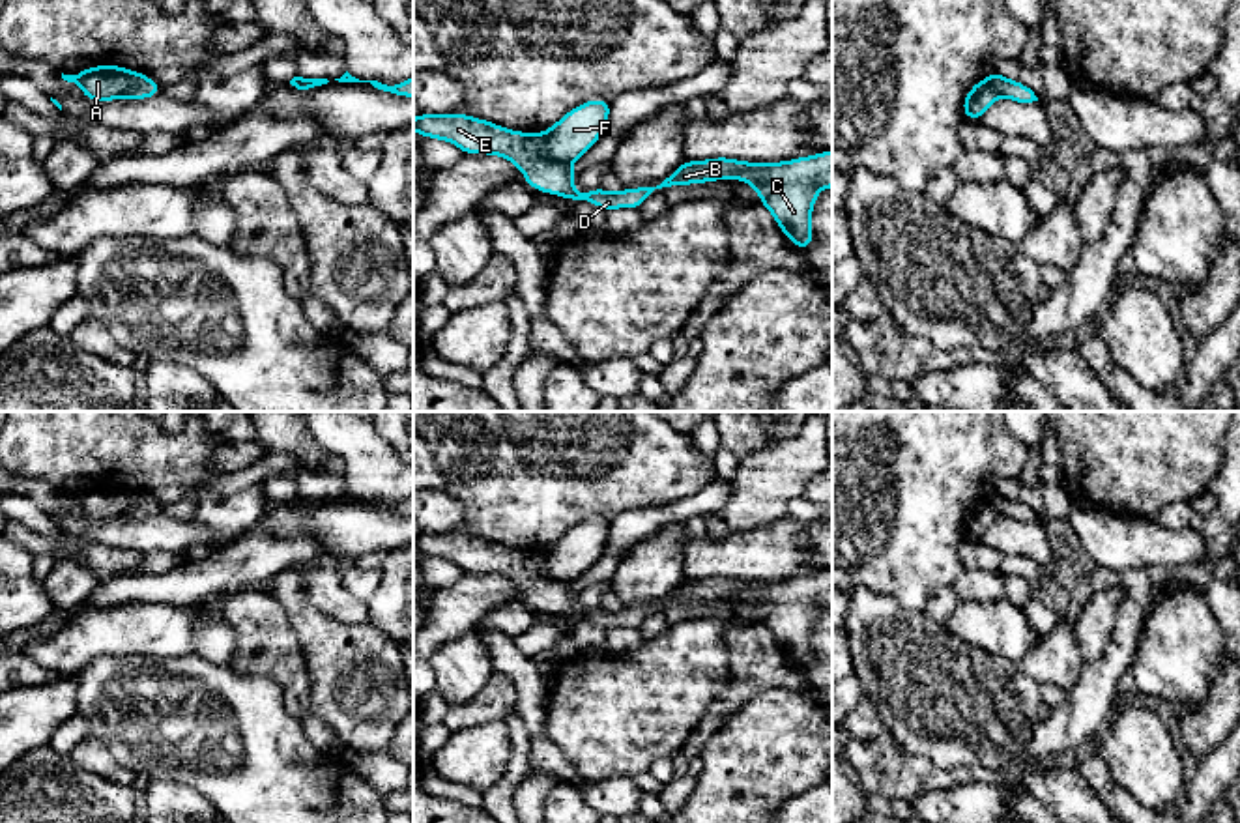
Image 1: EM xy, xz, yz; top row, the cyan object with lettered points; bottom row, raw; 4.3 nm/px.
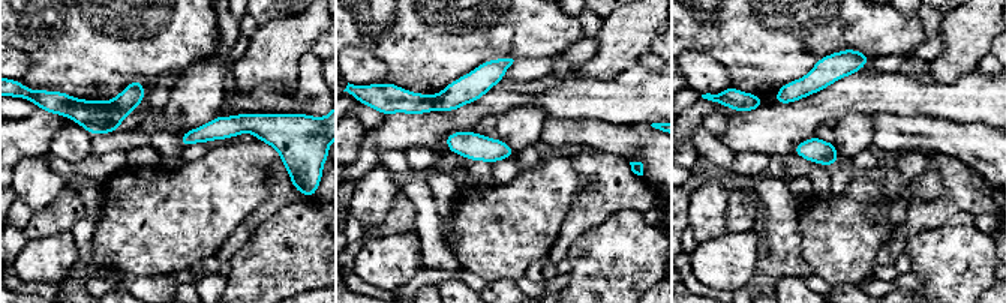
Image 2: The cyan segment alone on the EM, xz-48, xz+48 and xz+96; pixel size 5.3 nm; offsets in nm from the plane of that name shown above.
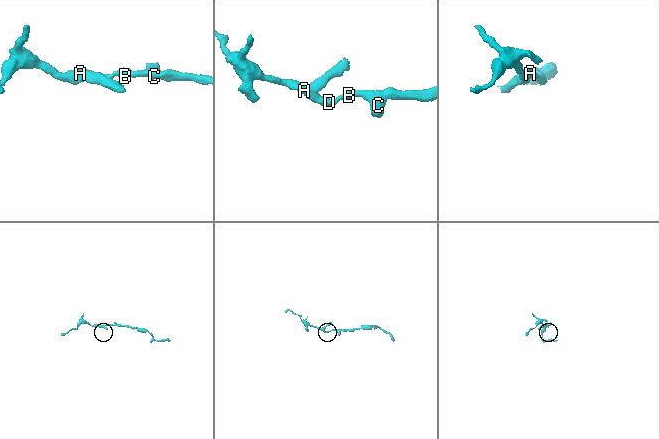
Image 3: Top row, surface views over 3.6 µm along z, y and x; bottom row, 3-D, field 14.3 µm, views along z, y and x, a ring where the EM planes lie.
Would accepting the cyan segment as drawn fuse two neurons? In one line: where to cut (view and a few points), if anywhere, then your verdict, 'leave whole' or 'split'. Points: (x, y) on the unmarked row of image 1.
cut xz (537, 554), (537, 565), (545, 573), (567, 582); split

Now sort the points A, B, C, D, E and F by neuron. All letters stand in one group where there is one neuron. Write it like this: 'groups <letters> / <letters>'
groups A B C D E / F

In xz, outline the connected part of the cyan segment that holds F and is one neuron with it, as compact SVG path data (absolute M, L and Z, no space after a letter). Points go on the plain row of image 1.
M591 518L574 526L539 554L539 569L557 580L578 580L602 554L612 520Z

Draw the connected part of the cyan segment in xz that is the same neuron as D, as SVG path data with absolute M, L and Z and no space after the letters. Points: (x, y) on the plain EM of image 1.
M419 533L413 550L426 557L441 557L458 565L464 572L501 574L514 582L529 604L548 614L559 614L574 621L591 621L604 630L615 627L638 628L651 612L662 612L673 604L705 602L733 597L750 602L776 638L780 649L799 668L814 662L810 634L817 610L832 606L832 570L784 582L746 582L728 576L707 580L685 580L666 599L638 608L608 612L597 606L576 612L576 593L565 580L552 578L539 569L539 554L518 552L486 539L466 533Z

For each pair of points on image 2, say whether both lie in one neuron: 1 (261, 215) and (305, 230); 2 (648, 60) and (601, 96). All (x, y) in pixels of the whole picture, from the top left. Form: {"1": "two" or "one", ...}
{"1": "two", "2": "two"}

